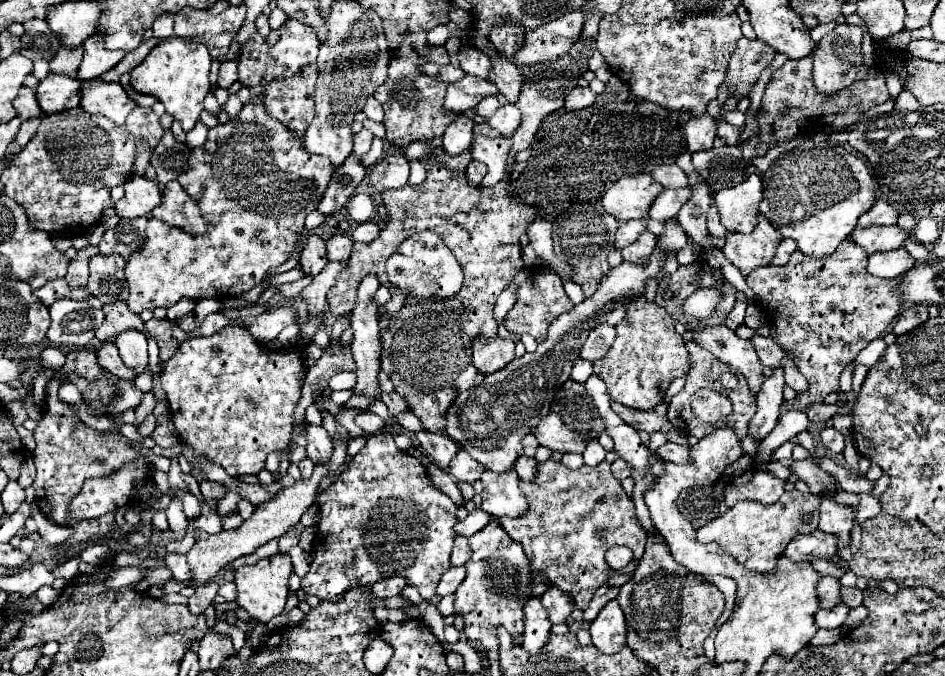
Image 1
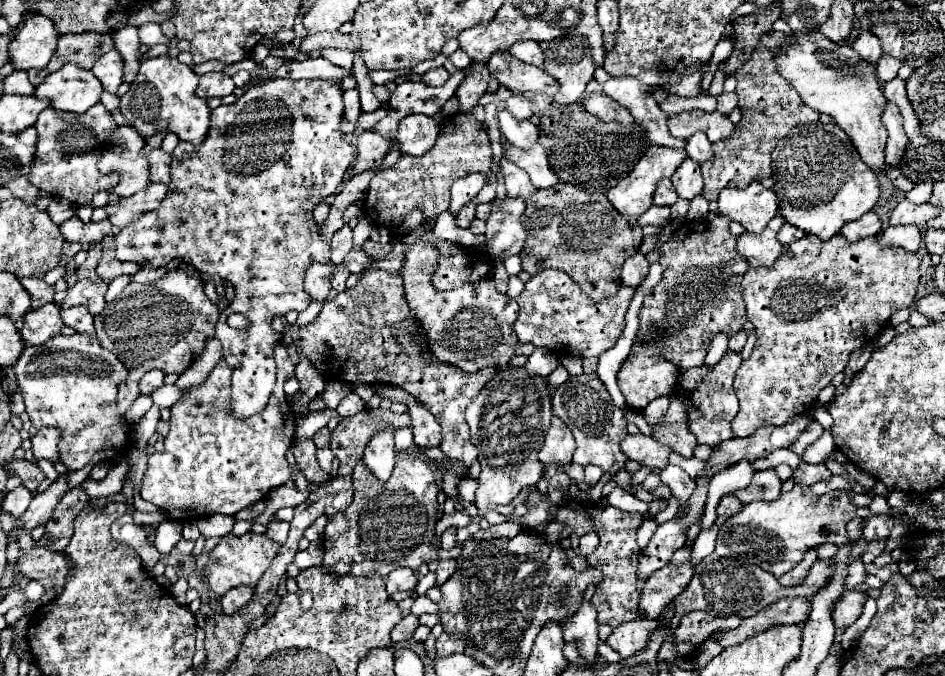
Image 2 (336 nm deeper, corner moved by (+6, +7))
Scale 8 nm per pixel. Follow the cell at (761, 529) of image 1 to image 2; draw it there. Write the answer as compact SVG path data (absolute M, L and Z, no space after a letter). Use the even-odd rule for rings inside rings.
M794 486L794 490L782 494L774 502L746 504L738 514L728 518L720 528L716 554L724 558L746 558L780 578L804 558L806 550L818 548L826 542L844 546L848 542L846 524L856 518L856 510L858 506L852 504L846 490L816 496L808 486Z

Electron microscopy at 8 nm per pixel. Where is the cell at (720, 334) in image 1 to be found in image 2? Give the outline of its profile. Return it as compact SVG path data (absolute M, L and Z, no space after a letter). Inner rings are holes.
M836 234L836 238L830 240L804 236L802 240L784 246L784 252L776 264L766 268L750 268L744 276L742 288L746 314L756 328L760 346L754 346L752 356L740 366L734 380L734 390L740 400L740 412L732 420L734 436L750 436L764 424L782 426L788 418L814 408L820 390L846 368L850 354L862 348L862 344L868 346L870 340L884 330L894 312L908 308L916 300L920 280L918 264L920 260L916 254L896 246L880 246L876 236L852 244L846 242L842 234Z

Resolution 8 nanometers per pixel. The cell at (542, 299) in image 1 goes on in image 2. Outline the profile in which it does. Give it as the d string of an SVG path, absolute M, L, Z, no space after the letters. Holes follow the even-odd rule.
M544 270L526 282L524 292L516 298L520 304L520 314L514 324L514 332L522 344L530 342L534 346L544 346L564 356L600 356L616 344L626 326L624 316L628 312L634 290L622 286L616 296L602 302L588 298L580 286L562 270Z

